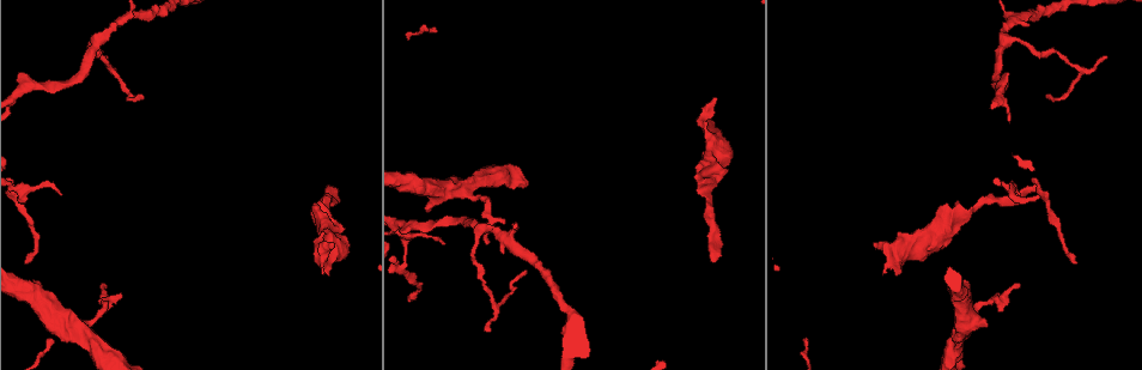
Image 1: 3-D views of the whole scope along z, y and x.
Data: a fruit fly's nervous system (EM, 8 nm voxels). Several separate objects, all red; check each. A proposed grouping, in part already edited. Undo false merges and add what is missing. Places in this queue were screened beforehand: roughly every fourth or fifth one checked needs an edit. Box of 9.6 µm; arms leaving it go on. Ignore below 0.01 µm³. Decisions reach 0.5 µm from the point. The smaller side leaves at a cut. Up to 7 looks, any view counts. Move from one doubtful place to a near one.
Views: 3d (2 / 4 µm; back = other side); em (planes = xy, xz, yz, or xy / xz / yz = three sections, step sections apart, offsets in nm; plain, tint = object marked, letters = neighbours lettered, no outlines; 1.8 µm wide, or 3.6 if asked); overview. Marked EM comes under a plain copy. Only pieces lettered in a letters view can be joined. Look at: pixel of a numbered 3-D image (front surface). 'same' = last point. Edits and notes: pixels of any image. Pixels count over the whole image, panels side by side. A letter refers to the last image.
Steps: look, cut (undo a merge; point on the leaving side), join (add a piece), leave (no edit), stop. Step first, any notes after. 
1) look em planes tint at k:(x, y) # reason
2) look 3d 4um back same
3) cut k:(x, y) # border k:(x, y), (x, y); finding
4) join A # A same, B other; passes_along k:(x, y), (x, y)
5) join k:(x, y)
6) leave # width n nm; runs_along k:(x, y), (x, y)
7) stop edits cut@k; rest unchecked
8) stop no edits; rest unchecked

look 3d 4um back at 1:(713, 122) # free end

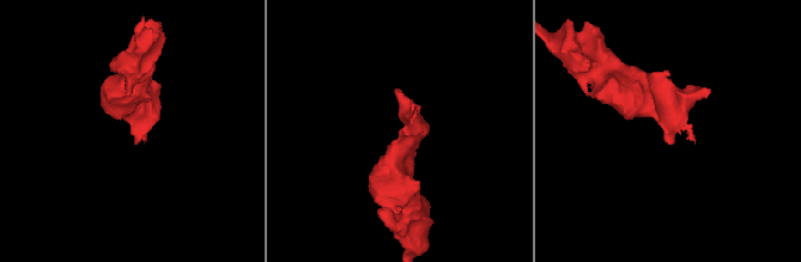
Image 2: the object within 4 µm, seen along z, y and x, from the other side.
look em planes tint at 2:(401, 128) # arm_widths 240, 320 nm; shape alone is not enough

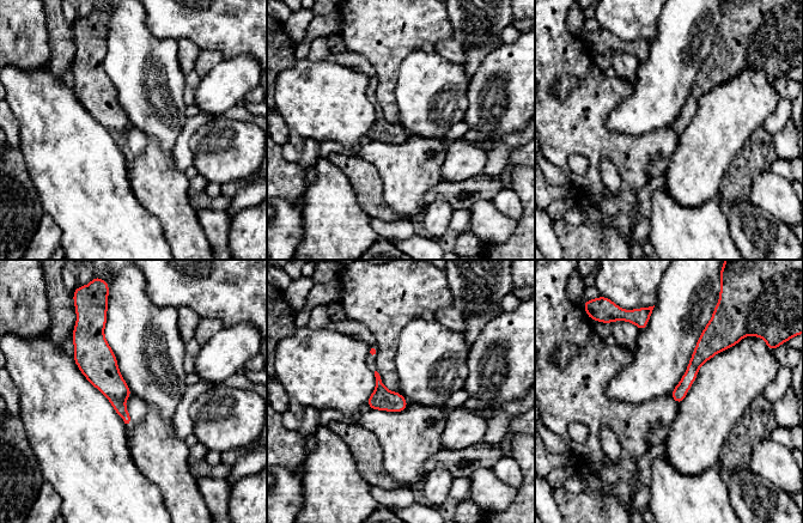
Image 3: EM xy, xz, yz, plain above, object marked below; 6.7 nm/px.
look em planes letters same # what lies round it

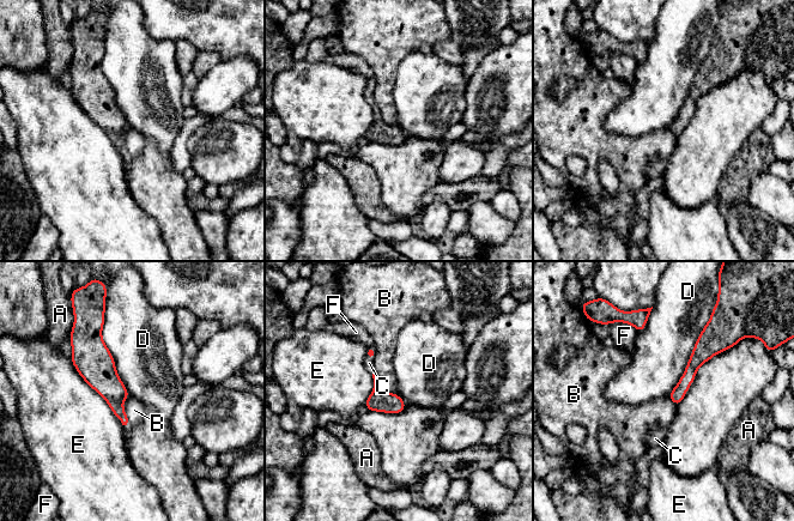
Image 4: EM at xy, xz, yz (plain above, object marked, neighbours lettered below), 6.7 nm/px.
join C # A other, B other, C same, D other, E other, F other; it goes on there

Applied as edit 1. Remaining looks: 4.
look overview # redraw

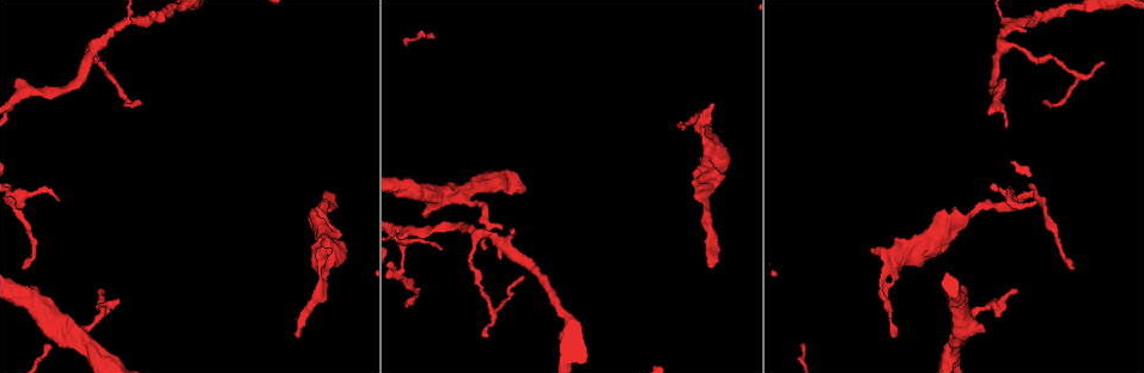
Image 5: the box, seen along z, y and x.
look em xy step 4 letters at 5:(940, 211)

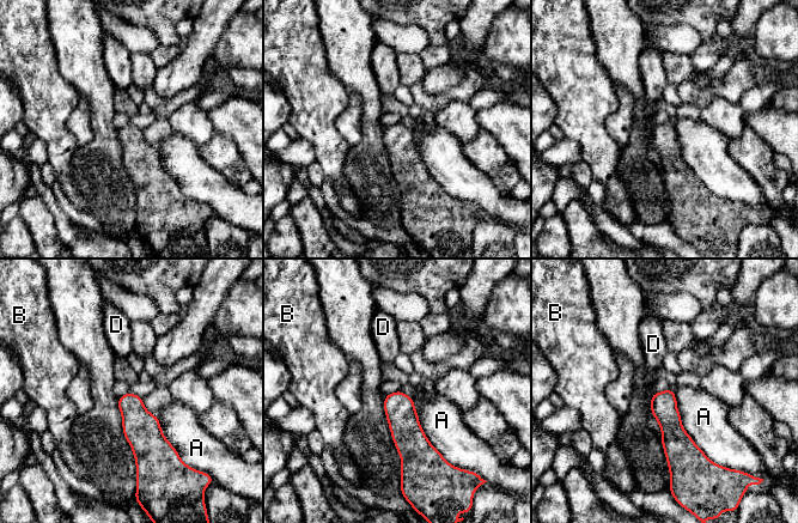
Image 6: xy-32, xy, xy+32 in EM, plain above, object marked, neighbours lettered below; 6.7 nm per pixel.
leave # longest_contact A 550 nm; A other, B other, D other; border 6:(674, 393), (682, 427), (712, 461); none of them fits

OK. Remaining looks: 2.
look 3d 4um at 5:(502, 229) # free end

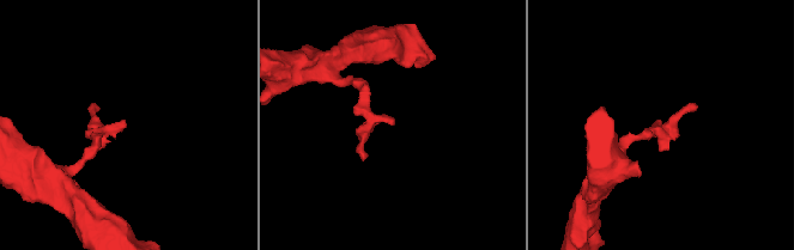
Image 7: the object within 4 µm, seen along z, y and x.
look em 3.6um xz step 4 letters at 7:(123, 122)

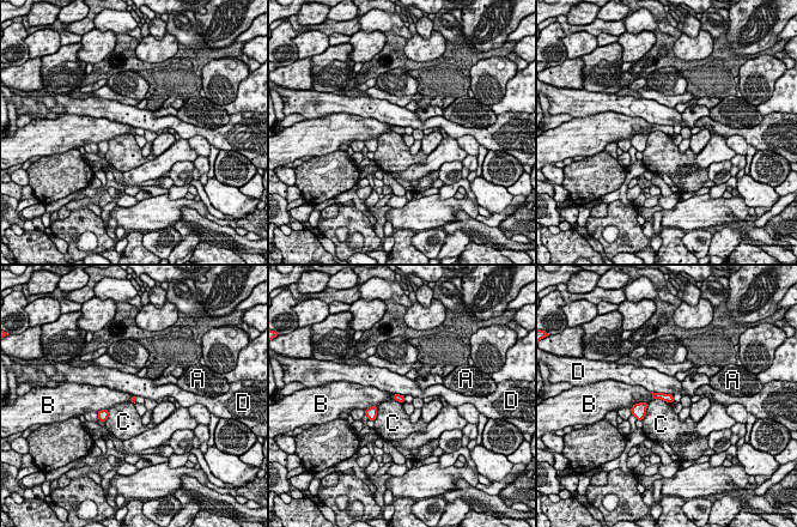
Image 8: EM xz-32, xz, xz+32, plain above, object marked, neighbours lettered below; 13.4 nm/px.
leave # longest_contact D 300 nm; A other, B other, C other, D other; border 8:(648, 401), (640, 401), (630, 407); none of them fits

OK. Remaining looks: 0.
stop edits join@4; rest unchecked

